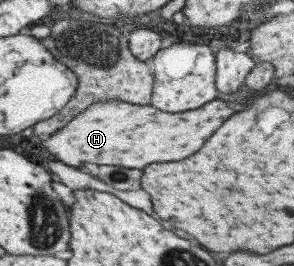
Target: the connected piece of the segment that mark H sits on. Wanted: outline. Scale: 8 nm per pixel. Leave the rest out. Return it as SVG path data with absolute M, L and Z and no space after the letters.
M107 100L91 104L61 130L42 141L38 140L37 147L42 147L67 166L97 164L141 168L151 162L171 162L193 154L221 126L221 122L229 118L229 114L233 114L233 110L221 100L213 100L197 110L187 110L181 114L165 114L153 106Z

